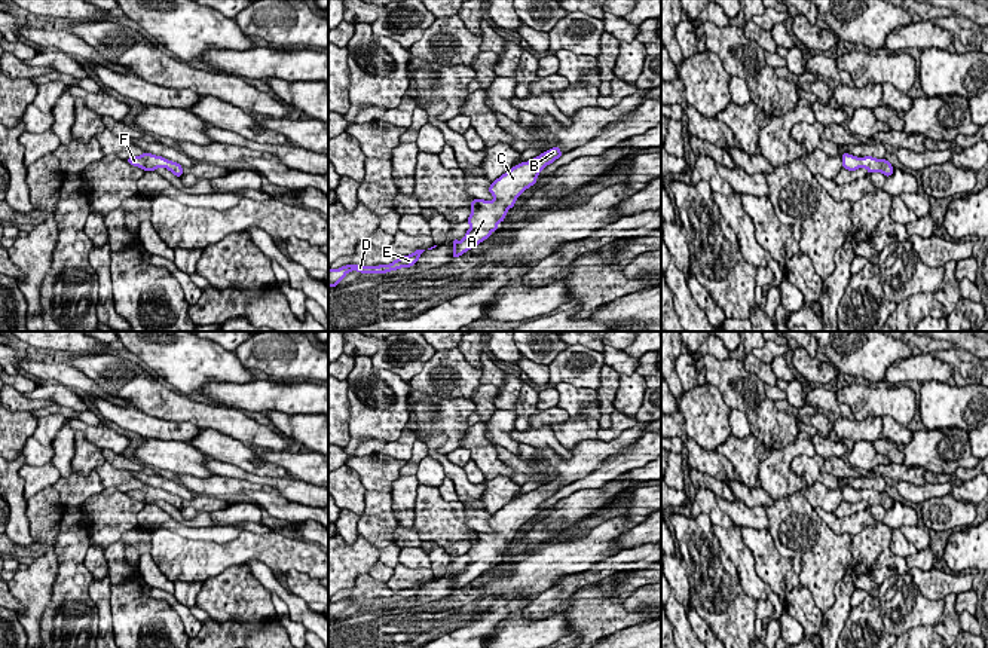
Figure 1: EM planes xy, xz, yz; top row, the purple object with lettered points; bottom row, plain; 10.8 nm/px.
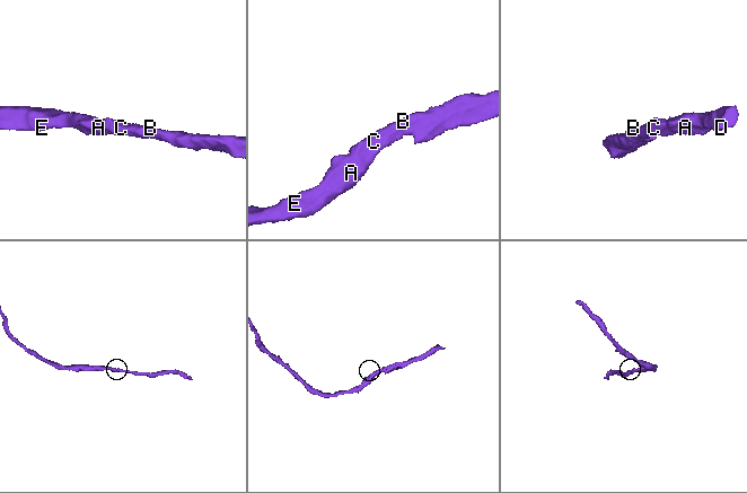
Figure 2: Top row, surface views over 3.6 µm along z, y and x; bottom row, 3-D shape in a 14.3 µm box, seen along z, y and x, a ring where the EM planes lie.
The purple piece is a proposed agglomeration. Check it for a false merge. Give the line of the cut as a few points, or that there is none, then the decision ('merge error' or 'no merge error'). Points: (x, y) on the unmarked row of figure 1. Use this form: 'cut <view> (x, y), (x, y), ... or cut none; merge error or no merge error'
cut none; no merge error

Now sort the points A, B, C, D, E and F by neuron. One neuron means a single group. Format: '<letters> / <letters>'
A B C D E F

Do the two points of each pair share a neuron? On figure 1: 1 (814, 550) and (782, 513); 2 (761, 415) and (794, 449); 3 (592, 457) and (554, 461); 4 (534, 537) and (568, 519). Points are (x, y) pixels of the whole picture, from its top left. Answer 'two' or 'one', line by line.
1: one
2: two
3: one
4: one

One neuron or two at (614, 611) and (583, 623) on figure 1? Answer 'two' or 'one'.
one

